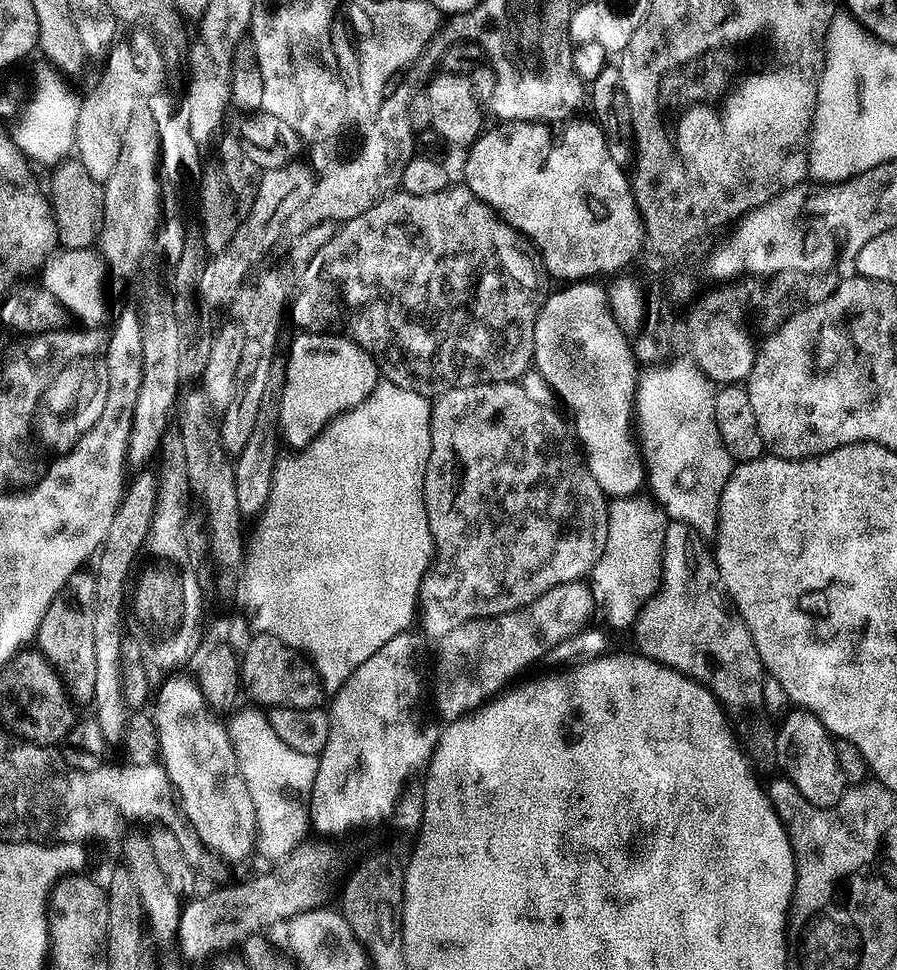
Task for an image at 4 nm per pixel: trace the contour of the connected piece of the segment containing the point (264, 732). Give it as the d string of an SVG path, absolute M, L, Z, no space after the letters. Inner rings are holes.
M233 711L227 717L226 727L238 758L240 773L250 790L250 802L254 802L256 848L266 859L279 862L298 845L305 843L309 835L312 791L320 762L315 756L290 750L290 746L286 746L286 742L282 742L272 728L248 728L247 714L238 711Z

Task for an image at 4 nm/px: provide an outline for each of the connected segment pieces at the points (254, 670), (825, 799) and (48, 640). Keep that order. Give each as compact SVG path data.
M256 634L251 637L248 649L242 652L242 663L239 671L242 677L243 687L248 688L248 692L268 708L318 708L325 703L322 677L317 671L315 663L303 651L292 648L289 644L283 644L278 638Z
M792 710L779 721L776 733L776 754L774 764L781 768L783 779L798 786L798 794L819 808L834 806L846 790L842 770L838 770L836 745L831 732L818 722L814 714L803 710Z
M73 571L67 584L53 598L42 618L35 647L52 663L63 680L68 695L77 705L91 705L96 699L94 686L94 618L96 617L96 577L91 571Z

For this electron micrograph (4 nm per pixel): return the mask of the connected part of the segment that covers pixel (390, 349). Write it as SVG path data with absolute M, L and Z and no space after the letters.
M456 182L451 186L444 188L438 194L410 194L403 190L397 190L390 196L385 196L379 200L374 206L370 206L370 210L366 210L366 214L358 214L358 218L343 221L341 228L337 231L336 236L331 243L325 246L328 252L332 252L332 272L336 272L336 276L340 276L340 280L344 280L344 288L341 290L343 311L348 311L348 328L353 340L366 349L369 354L375 358L376 363L382 373L383 379L390 384L397 384L406 390L414 390L418 394L429 398L441 396L443 392L449 392L455 388L462 386L478 386L479 384L497 384L498 382L516 382L521 379L527 368L531 369L534 364L534 326L536 319L540 313L540 308L546 299L546 291L544 292L544 280L546 281L546 273L542 267L541 261L538 259L537 253L534 251L533 245L524 239L524 235L517 228L511 228L509 224L502 219L486 202L482 202L469 188L464 187L463 183Z

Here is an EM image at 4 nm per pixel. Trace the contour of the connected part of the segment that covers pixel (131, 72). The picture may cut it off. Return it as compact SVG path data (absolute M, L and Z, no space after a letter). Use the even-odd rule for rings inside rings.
M136 30L128 44L117 43L107 53L108 65L100 76L100 81L79 101L76 109L75 155L86 166L90 178L105 181L114 171L118 154L122 150L122 138L126 126L130 126L132 112L138 106L136 92L156 92L166 81L164 59L155 36L147 30Z

